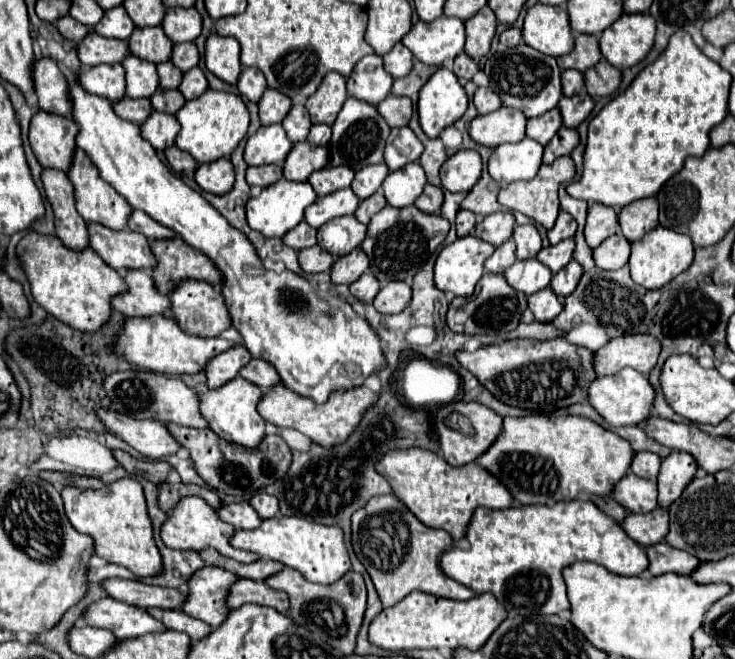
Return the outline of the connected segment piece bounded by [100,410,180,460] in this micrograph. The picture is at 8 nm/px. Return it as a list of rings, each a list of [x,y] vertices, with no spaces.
[[[110,410],[100,412],[102,422],[112,434],[116,434],[118,438],[122,438],[132,448],[152,460],[162,460],[164,456],[172,456],[180,450],[180,444],[164,424],[158,424],[154,420],[130,420],[128,416]]]

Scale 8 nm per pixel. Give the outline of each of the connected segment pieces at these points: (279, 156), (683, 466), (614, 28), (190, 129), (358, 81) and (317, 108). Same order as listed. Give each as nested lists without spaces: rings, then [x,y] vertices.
[[[282,124],[260,126],[246,142],[244,160],[248,166],[282,164],[292,148]]]
[[[672,452],[662,462],[662,472],[658,474],[658,504],[668,508],[678,496],[682,496],[684,488],[696,476],[698,464],[688,452]]]
[[[622,14],[602,32],[598,44],[612,66],[634,66],[654,44],[654,20],[650,20],[650,14]]]
[[[206,90],[196,100],[186,102],[178,110],[176,120],[182,126],[176,136],[176,146],[190,152],[198,164],[214,162],[222,156],[228,156],[238,146],[238,142],[246,136],[250,124],[250,116],[242,98],[230,92],[216,92],[216,90]]]
[[[370,54],[354,66],[354,72],[348,78],[348,96],[376,106],[390,94],[392,82],[394,78],[382,68],[382,58]]]
[[[338,72],[326,74],[314,96],[306,100],[306,110],[310,112],[312,124],[334,124],[346,98],[346,78],[338,76]]]

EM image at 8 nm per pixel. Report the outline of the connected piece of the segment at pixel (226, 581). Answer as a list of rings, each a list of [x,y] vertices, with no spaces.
[[[202,568],[202,572],[194,576],[194,582],[190,580],[186,604],[182,610],[210,624],[212,628],[218,628],[228,618],[230,608],[226,606],[226,596],[230,594],[230,586],[234,584],[234,580],[238,580],[238,574],[224,568]]]

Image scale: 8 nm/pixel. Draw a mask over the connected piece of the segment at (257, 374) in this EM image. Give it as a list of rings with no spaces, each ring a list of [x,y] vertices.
[[[252,358],[250,364],[240,372],[240,376],[256,386],[260,386],[264,392],[270,390],[274,384],[280,382],[280,376],[272,364],[268,364],[262,358]]]

